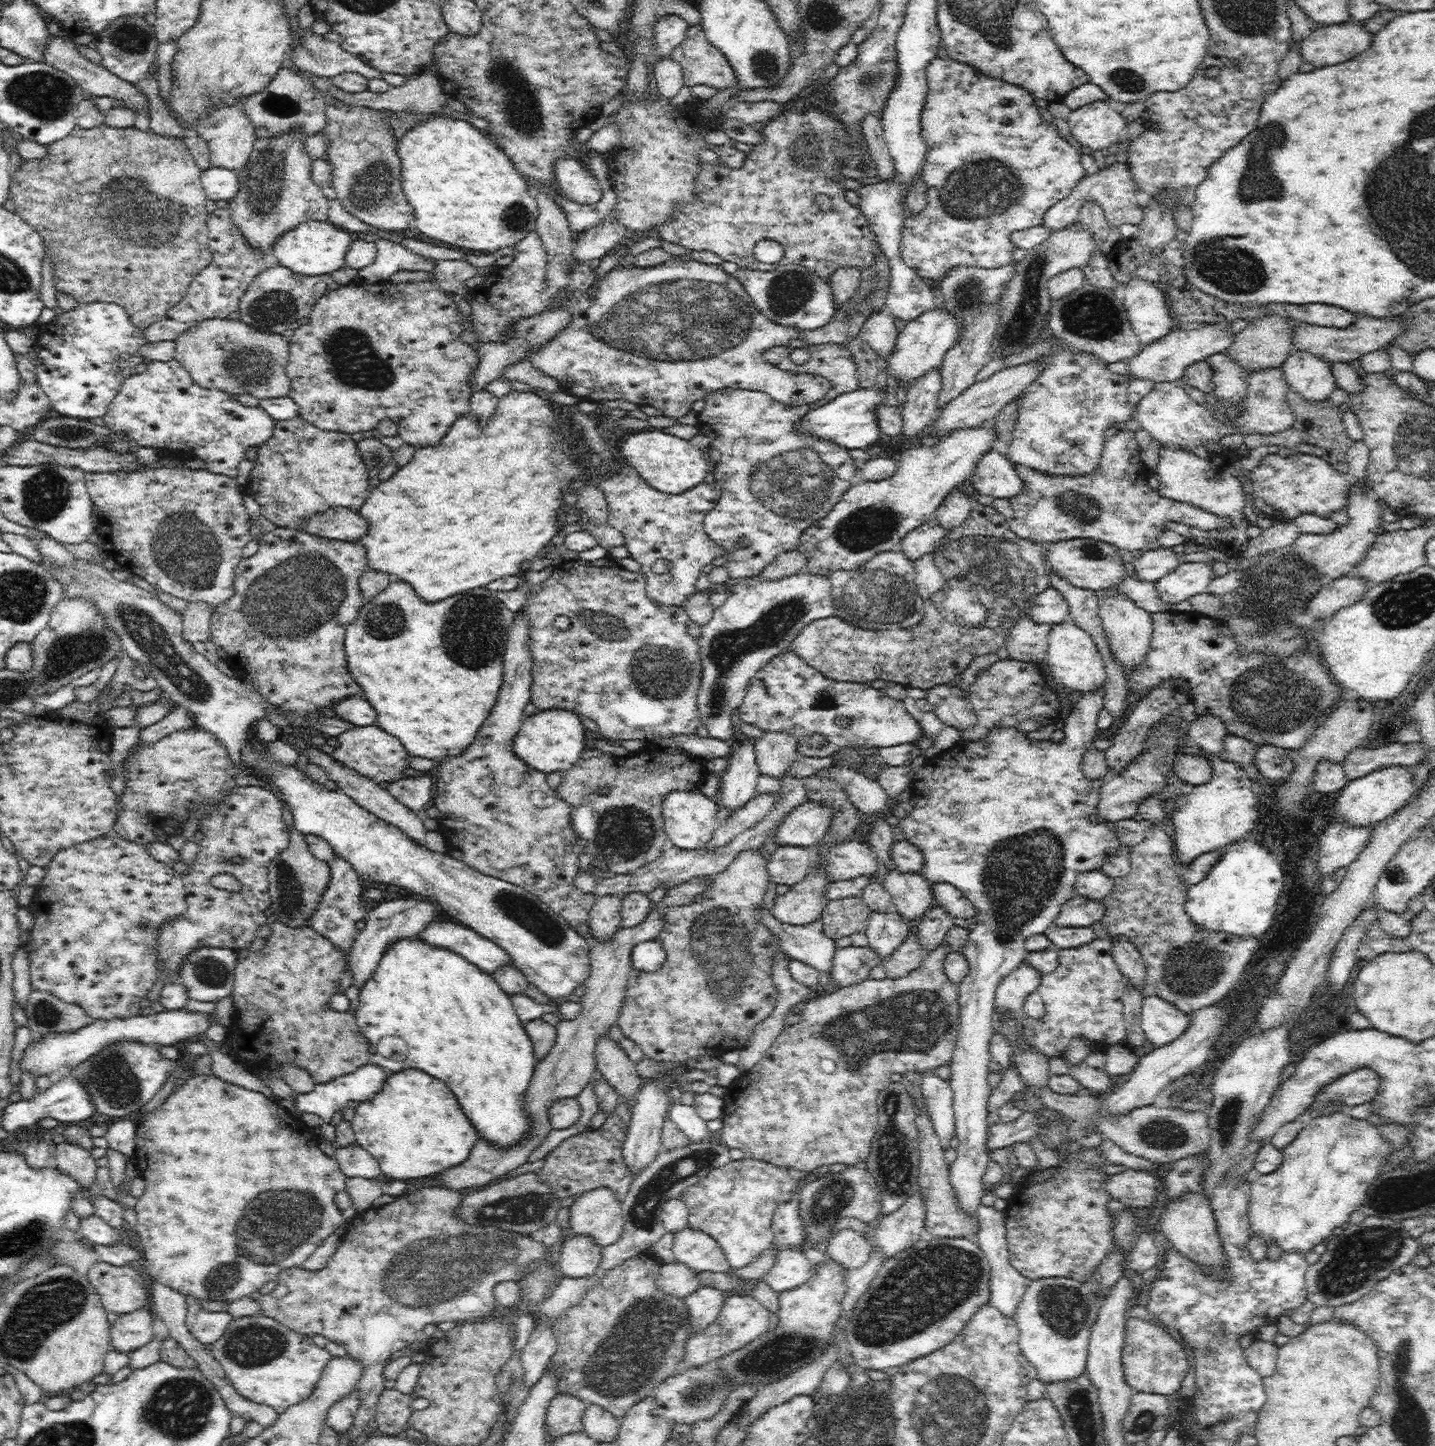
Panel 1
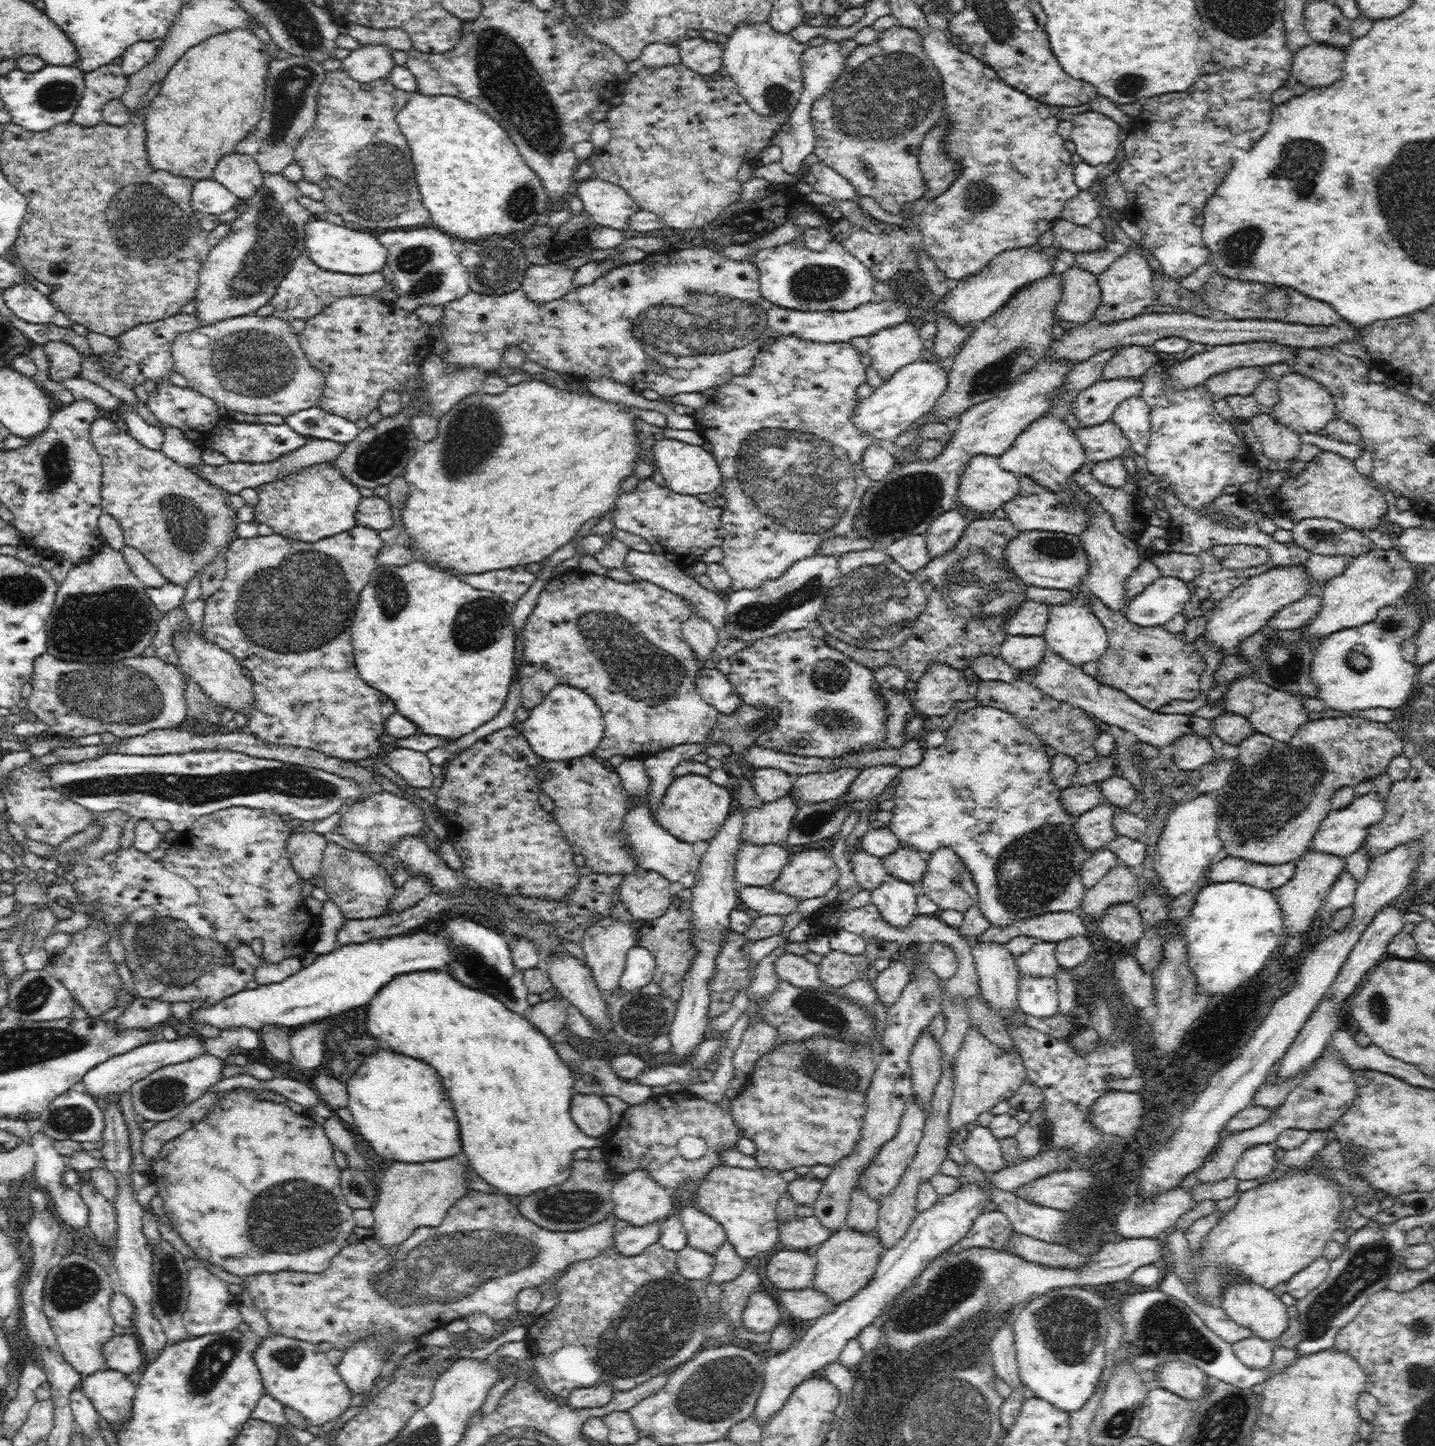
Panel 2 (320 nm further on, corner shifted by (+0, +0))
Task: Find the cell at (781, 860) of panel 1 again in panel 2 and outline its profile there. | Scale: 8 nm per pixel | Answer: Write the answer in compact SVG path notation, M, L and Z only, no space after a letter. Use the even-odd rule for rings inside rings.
M741 842L734 868L738 889L772 886L778 880L782 868L790 863L791 856L784 844L756 845Z

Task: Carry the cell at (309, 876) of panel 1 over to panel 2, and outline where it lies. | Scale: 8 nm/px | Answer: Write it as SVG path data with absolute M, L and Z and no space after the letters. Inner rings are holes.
M311 831L293 832L289 836L286 851L293 864L294 871L301 881L309 881L320 877L323 855L327 841L323 834Z

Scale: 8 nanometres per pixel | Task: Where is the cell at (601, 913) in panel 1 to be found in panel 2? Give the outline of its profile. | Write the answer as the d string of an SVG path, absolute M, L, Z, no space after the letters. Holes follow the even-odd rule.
M608 916L591 925L582 937L580 945L585 954L585 961L593 972L593 978L596 980L598 989L600 989L602 995L607 1000L614 997L616 989L619 988L619 981L625 968L627 952L638 944L636 937L639 935L637 924L614 921L612 917Z

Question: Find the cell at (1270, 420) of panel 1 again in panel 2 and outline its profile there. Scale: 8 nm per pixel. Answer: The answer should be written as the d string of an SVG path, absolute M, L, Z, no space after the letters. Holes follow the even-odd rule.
M1260 412L1248 423L1254 429L1265 456L1272 460L1296 460L1301 449L1300 433L1280 425L1271 412Z

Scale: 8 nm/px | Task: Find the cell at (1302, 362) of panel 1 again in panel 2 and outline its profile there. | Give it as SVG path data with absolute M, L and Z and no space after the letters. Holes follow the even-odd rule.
M1286 373L1278 378L1280 400L1270 410L1280 425L1297 431L1298 433L1316 433L1322 431L1337 417L1335 413L1335 401L1330 392L1321 383L1302 376L1298 373Z

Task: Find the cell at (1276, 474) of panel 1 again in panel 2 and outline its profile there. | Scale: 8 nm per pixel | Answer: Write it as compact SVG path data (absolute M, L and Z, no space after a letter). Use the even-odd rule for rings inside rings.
M1320 451L1311 461L1307 462L1303 473L1293 475L1290 470L1288 472L1290 472L1289 477L1279 486L1280 493L1278 492L1277 497L1273 500L1275 515L1288 517L1294 523L1306 518L1330 518L1359 531L1378 528L1382 524L1382 518L1387 516L1388 506L1384 499L1385 494L1376 489L1368 477L1358 473L1353 460L1347 457L1331 451Z

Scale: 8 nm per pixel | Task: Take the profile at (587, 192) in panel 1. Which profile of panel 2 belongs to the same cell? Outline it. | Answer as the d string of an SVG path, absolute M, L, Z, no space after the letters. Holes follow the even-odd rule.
M590 177L574 182L573 192L597 225L630 230L630 216L641 208L621 187L606 180Z

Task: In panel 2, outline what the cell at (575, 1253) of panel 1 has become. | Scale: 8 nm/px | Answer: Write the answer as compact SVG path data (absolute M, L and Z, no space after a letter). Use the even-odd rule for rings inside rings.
M617 1219L614 1222L614 1242L612 1246L618 1249L618 1253L624 1256L636 1256L650 1244L654 1244L660 1238L660 1222L645 1224L641 1227L626 1221Z

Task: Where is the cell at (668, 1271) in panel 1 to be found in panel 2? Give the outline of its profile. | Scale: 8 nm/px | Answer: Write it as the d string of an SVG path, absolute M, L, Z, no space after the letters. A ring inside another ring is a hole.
M686 1245L677 1252L676 1264L684 1278L690 1280L706 1280L715 1264L715 1255L710 1255L700 1249Z

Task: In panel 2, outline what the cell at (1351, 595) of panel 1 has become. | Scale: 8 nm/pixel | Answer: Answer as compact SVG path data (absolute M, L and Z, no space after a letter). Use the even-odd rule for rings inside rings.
M1304 595L1300 600L1281 608L1269 620L1269 626L1274 630L1302 629L1317 616L1322 604L1322 597Z

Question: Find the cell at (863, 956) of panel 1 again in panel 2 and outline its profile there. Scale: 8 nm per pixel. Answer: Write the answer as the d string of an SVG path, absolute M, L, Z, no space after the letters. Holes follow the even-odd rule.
M830 950L817 964L817 967L820 979L836 990L854 982L854 980L867 978L869 962L863 954L852 956L847 952Z

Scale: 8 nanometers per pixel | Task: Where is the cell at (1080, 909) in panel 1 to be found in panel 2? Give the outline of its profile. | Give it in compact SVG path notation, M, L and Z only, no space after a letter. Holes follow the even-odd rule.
M1120 863L1093 888L1086 890L1080 913L1098 920L1100 916L1106 914L1110 906L1136 904L1140 892L1139 884L1130 872L1129 866Z

